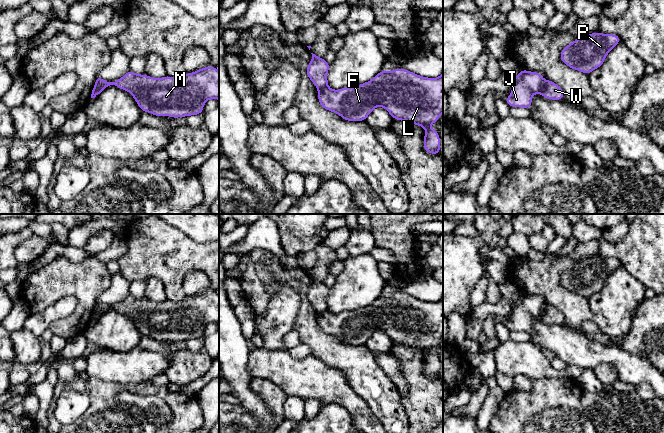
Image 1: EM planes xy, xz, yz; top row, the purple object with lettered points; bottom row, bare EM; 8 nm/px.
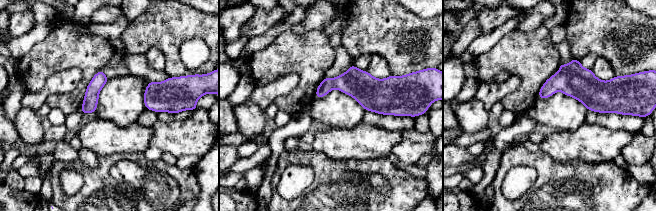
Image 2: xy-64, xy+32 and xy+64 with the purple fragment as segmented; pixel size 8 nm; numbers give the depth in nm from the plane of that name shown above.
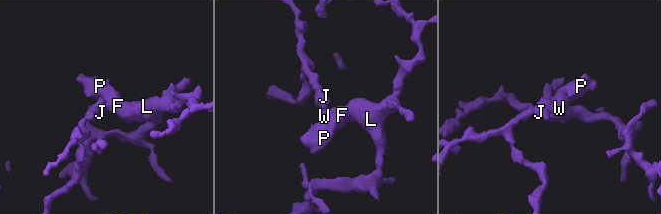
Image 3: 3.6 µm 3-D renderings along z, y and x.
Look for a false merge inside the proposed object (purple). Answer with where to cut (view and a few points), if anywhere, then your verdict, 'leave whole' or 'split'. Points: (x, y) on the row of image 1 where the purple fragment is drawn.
xy (103, 80), (98, 85), (98, 93), (96, 95) | split

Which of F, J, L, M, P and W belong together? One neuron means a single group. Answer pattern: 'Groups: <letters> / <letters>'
Groups: F L M P W / J

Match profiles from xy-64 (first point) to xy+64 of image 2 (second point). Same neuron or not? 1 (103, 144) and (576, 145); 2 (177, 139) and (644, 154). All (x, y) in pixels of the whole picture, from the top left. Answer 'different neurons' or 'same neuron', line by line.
1: same neuron
2: same neuron

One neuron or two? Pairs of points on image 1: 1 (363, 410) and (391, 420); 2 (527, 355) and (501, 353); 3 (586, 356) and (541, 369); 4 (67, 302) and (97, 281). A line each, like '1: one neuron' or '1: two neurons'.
1: two neurons
2: one neuron
3: two neurons
4: two neurons

